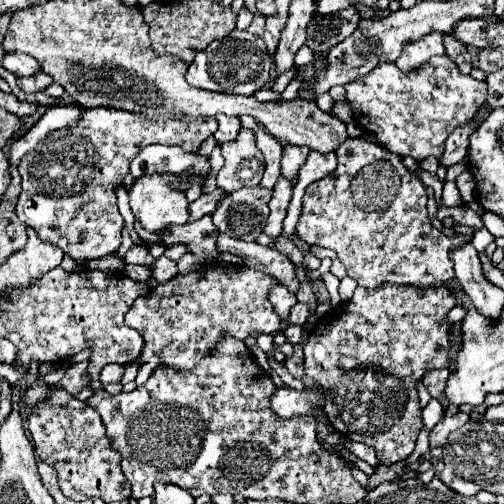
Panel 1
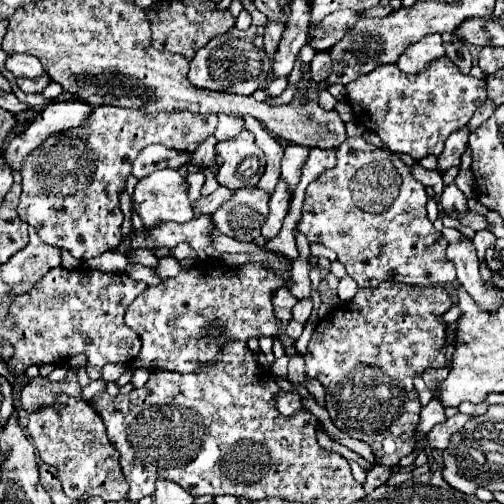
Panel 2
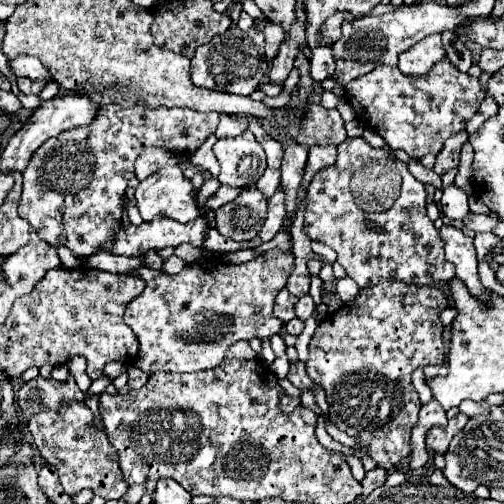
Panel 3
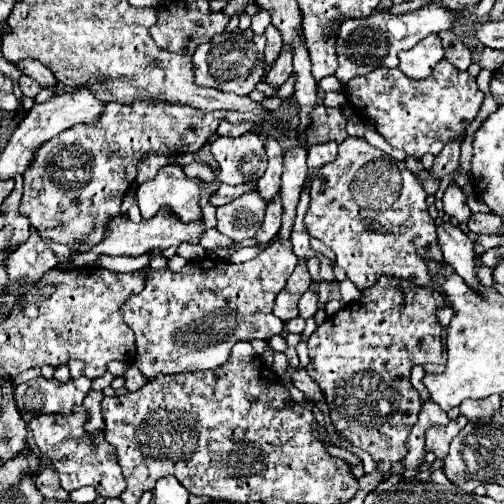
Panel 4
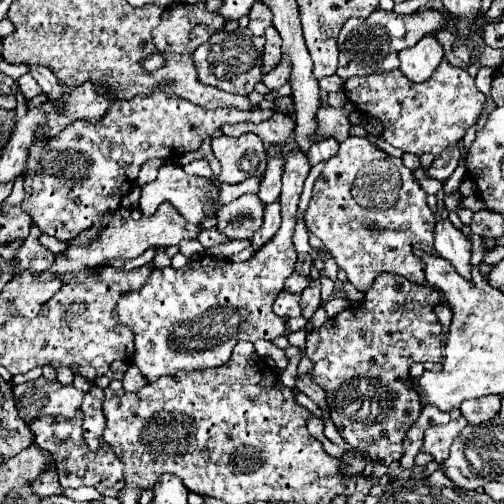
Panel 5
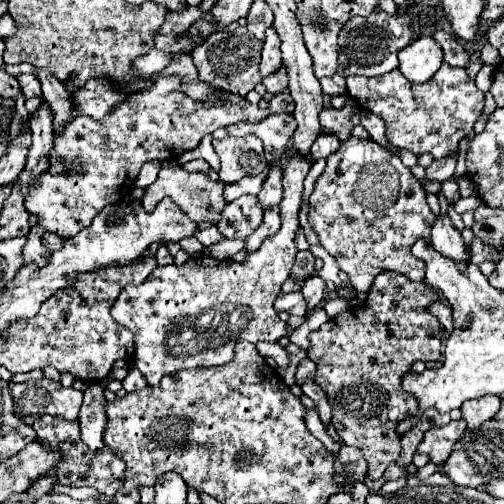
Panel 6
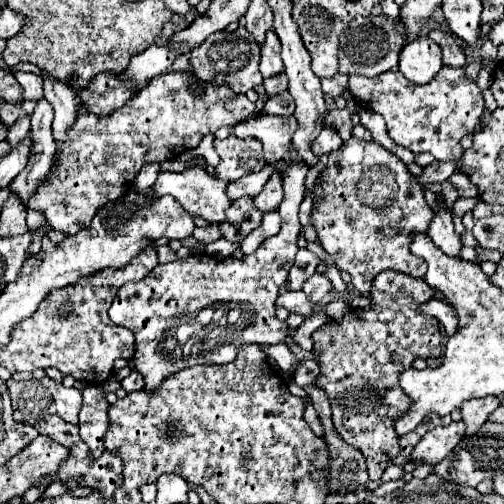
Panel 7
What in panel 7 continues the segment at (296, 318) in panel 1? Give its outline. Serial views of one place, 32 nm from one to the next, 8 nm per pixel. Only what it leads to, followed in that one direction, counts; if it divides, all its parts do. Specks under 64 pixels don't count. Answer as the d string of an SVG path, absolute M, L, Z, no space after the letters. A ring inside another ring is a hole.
M316 272L312 278L308 278L308 280L304 282L304 286L302 286L302 292L304 292L314 304L318 304L330 290L332 290L330 280L328 280L324 274L320 274L320 272Z

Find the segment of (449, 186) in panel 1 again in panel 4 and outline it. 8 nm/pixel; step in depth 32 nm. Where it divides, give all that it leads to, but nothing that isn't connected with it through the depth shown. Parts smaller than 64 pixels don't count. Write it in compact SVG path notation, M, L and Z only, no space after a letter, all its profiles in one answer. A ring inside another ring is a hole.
M450 186L446 188L444 196L442 196L442 204L444 204L444 214L450 218L458 218L462 222L468 222L470 218L470 208L466 206L468 196L458 188L458 186Z

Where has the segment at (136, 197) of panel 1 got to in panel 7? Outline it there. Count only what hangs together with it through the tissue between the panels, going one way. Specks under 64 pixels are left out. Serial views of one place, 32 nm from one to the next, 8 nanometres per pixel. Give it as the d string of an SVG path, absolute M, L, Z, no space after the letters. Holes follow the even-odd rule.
M190 168L190 170L182 170L182 172L160 172L158 180L152 186L152 194L148 194L146 204L152 204L152 200L170 194L176 198L178 204L182 204L182 208L192 216L192 218L202 218L206 222L224 222L224 210L228 208L228 204L232 204L232 200L228 200L226 196L226 180L220 178L212 178L206 170L202 168Z

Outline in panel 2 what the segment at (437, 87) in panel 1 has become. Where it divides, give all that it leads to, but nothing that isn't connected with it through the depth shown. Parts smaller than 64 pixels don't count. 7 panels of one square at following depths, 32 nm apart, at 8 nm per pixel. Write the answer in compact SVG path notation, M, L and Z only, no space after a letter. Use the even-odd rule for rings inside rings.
M448 56L434 60L434 64L418 74L404 74L396 64L380 64L368 76L360 76L358 80L346 84L346 100L352 106L356 120L364 124L366 130L376 132L390 152L408 154L418 162L428 154L440 156L446 138L468 124L476 108L486 100L486 80L462 74Z

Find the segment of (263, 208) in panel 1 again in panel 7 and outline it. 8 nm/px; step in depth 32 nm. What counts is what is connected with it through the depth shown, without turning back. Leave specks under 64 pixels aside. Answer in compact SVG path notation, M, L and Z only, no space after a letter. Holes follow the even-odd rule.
M244 196L235 200L226 210L226 222L220 224L220 232L230 242L242 242L254 228L260 226L262 214L253 204L253 198Z

